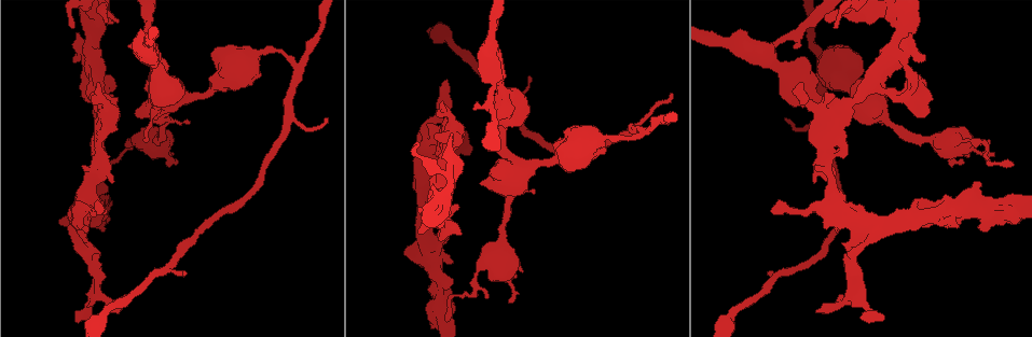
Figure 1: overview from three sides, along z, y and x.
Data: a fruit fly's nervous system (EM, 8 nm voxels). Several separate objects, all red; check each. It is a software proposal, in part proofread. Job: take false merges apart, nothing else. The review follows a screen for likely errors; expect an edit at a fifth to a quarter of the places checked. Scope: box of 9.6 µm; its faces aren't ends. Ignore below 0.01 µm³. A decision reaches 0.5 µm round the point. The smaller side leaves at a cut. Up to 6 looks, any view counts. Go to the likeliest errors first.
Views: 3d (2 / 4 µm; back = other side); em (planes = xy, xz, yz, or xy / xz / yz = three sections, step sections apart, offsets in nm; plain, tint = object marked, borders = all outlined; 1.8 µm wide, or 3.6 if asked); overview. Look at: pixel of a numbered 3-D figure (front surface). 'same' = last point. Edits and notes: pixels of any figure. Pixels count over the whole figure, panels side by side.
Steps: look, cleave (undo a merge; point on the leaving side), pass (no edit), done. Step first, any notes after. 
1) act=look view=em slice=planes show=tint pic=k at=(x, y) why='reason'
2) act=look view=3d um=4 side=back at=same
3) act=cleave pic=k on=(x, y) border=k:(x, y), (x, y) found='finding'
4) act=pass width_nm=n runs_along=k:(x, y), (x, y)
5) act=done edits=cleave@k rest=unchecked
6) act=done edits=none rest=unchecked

act=look view=3d um=4 side=back pic=1 at=(907, 99) why='looks like a crossing'

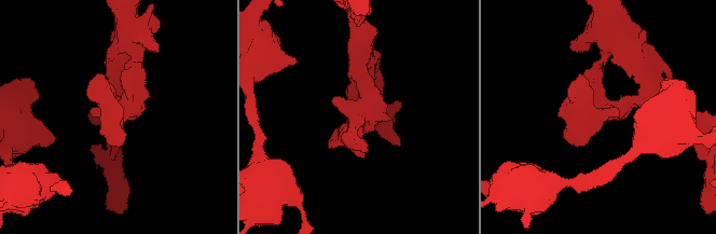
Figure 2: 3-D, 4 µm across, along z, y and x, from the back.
act=look view=em slice=xy step=8 show=tint pic=2 at=(602, 114) why='now the EM'

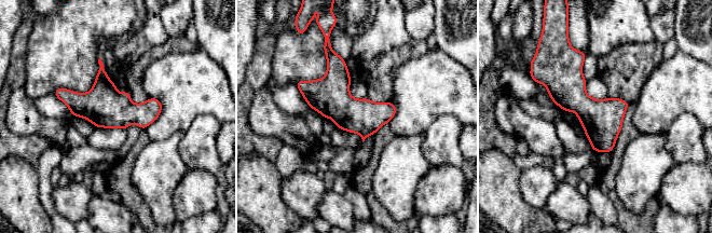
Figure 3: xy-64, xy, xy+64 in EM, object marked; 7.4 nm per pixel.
act=look view=em slice=yz step=4 show=tint at=same

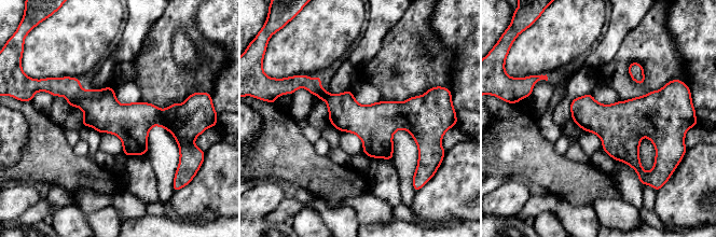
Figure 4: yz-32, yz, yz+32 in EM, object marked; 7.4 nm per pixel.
act=pass width_nm=300 found='continuous, no second neuron'

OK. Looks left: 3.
act=look view=em slice=xy step=8 show=tint pic=1 at=(296, 69)

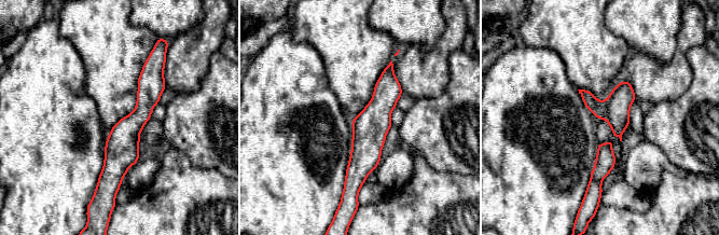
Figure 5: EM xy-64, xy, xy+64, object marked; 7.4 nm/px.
act=cleave pic=5 on=(616, 111) found='two neurons meet here'

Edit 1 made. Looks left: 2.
act=look view=3d um=4 pic=1 at=(845, 211) why='thick turns thin'

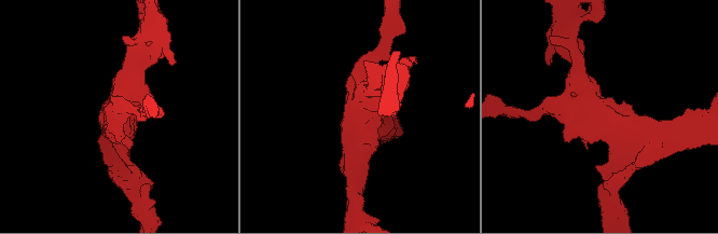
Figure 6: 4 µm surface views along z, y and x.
act=look view=em um=3.6 slice=planes show=tint pic=6 at=(362, 115) why='need the tissue'

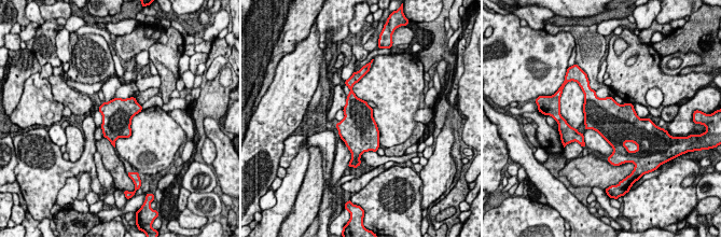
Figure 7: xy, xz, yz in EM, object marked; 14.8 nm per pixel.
act=pass found='continuous, no second neuron'

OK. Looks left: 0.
act=done edits=cleave@5 rest=unchecked

